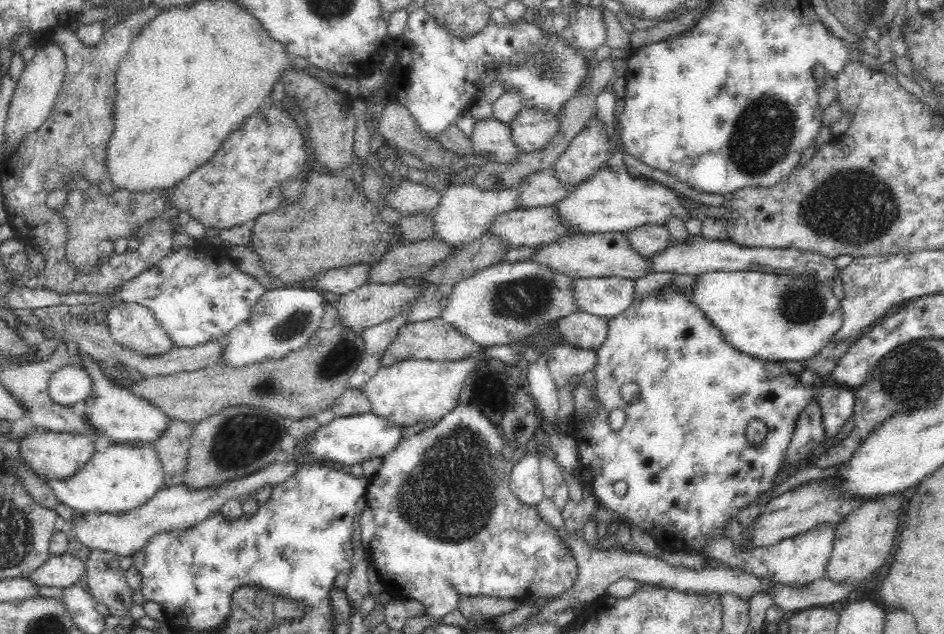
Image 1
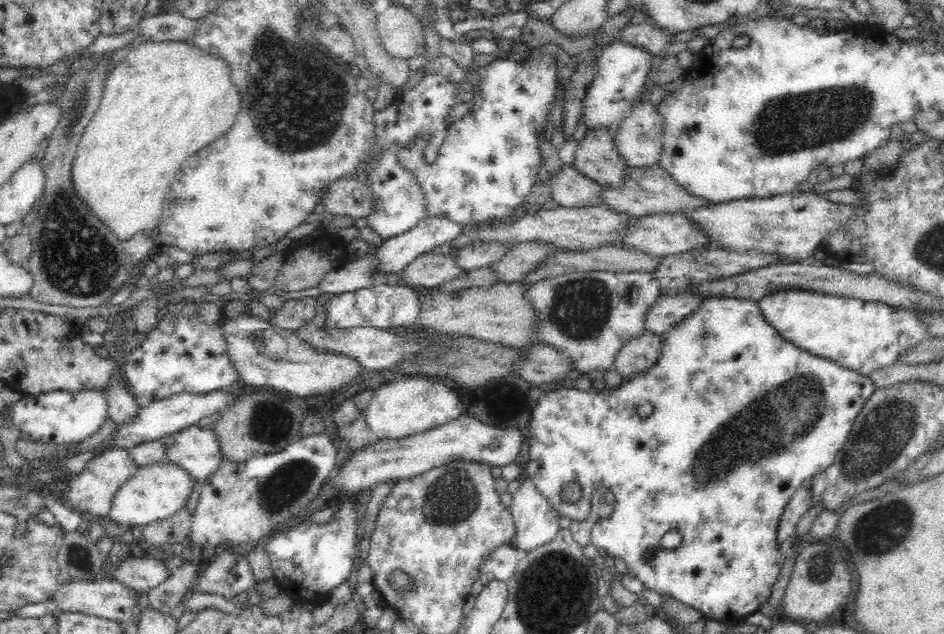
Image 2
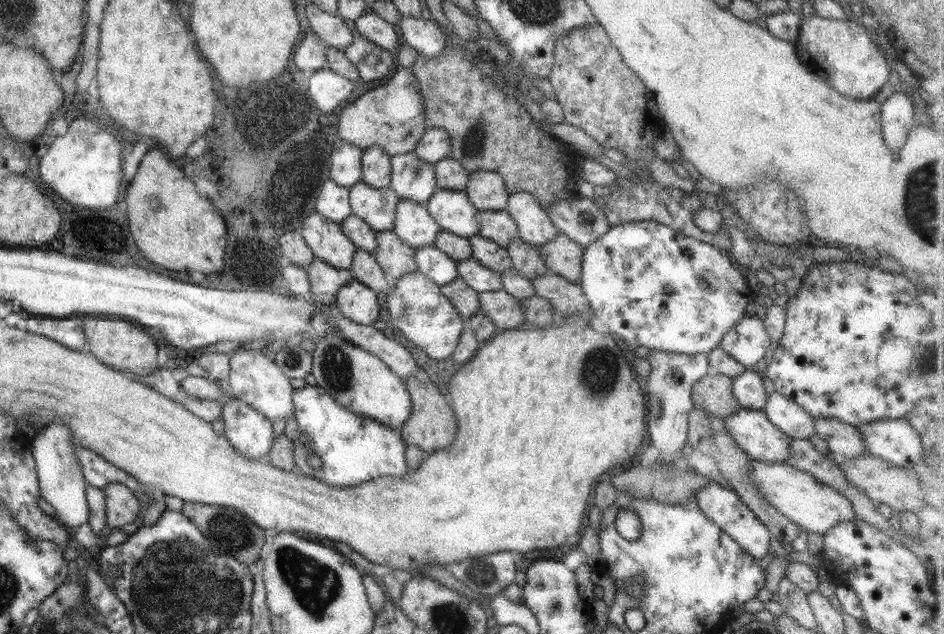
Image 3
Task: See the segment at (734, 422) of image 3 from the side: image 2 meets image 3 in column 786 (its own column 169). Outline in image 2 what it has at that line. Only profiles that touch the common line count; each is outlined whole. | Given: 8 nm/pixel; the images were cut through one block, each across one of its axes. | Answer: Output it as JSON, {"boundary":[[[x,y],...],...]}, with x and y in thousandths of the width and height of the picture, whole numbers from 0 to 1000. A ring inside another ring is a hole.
{"boundary":[[[224,670],[195,678],[171,691],[180,729],[194,738],[207,759],[218,759],[231,744],[237,726],[233,699]]]}

